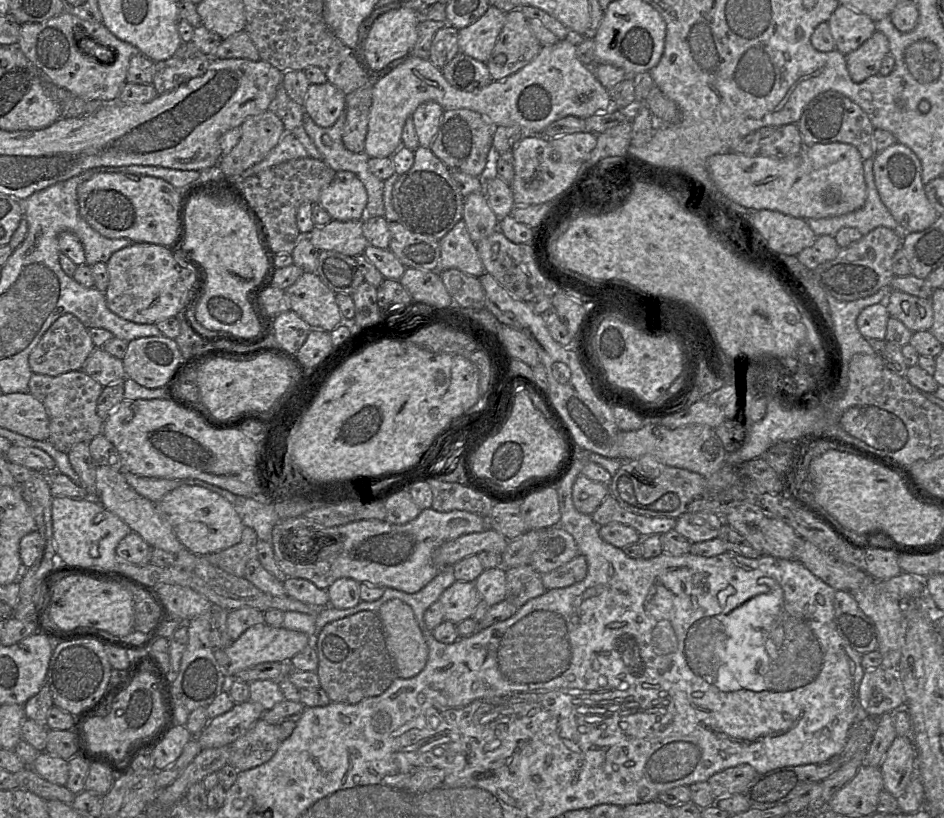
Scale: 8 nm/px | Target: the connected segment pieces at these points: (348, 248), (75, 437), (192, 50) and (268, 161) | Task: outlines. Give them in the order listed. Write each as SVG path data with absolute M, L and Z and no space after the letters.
M332 219L324 226L315 226L308 238L319 251L335 251L350 257L363 254L369 245L363 234L363 221Z
M82 370L68 371L58 376L32 373L28 393L46 408L49 417L47 441L57 450L68 453L79 442L90 442L102 433L103 421L96 412L97 399L103 386Z
M182 42L174 55L155 63L153 87L158 94L173 91L192 78L204 75L212 56L203 54L192 42Z
M285 133L265 159L245 170L240 177L246 179L283 162L306 157L308 153L298 138L291 133Z

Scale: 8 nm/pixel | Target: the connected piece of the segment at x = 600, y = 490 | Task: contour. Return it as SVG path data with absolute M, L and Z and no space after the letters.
M582 474L577 476L572 487L572 501L576 510L592 515L608 495L608 486Z

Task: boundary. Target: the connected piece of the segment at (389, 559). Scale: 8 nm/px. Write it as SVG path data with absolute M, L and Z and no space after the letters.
M427 508L425 510L421 510L420 514L418 515L416 519L404 525L394 525L394 524L387 523L386 521L380 521L380 520L360 520L360 521L351 522L345 525L340 525L340 526L335 526L335 527L326 527L322 524L316 523L310 519L307 519L304 516L282 519L279 522L281 524L281 527L279 530L291 530L294 532L292 534L292 538L290 539L290 541L308 541L309 543L314 543L316 547L316 551L317 551L317 557L316 557L316 554L313 555L315 556L315 561L312 561L312 563L307 566L303 566L302 564L296 565L296 564L293 564L292 562L287 561L287 556L284 556L283 552L280 549L283 559L278 560L277 564L280 567L280 569L286 574L287 577L302 578L302 579L309 580L316 587L318 587L319 589L324 589L324 590L327 590L328 587L332 585L333 582L335 582L337 579L351 578L357 581L358 583L367 583L373 586L380 586L383 588L392 588L392 589L400 590L409 594L413 594L413 593L420 591L428 583L430 583L434 579L434 577L438 574L439 569L433 563L433 552L436 548L441 546L443 543L454 540L462 535L466 535L470 533L478 533L478 532L485 531L487 528L490 528L488 527L487 519L483 519L477 514L464 511L464 510L452 510L449 512L438 512L434 510L433 508Z

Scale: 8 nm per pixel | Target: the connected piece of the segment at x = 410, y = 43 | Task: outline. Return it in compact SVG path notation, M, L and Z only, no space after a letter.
M409 8L394 9L380 15L373 23L368 35L364 57L369 66L374 71L370 74L379 73L386 69L390 63L396 60L404 60L411 55L411 51L418 38L419 21L413 10Z

